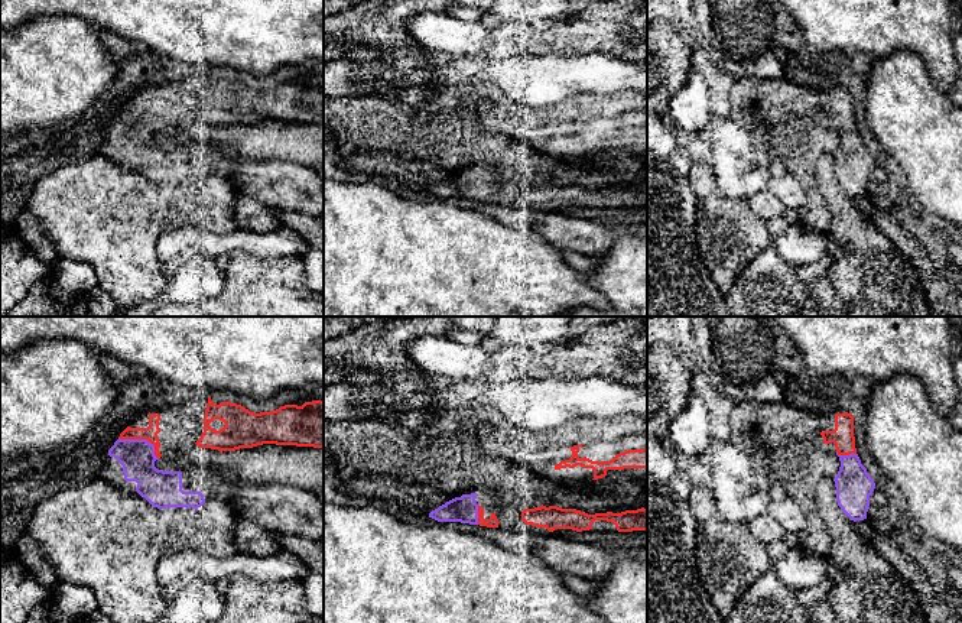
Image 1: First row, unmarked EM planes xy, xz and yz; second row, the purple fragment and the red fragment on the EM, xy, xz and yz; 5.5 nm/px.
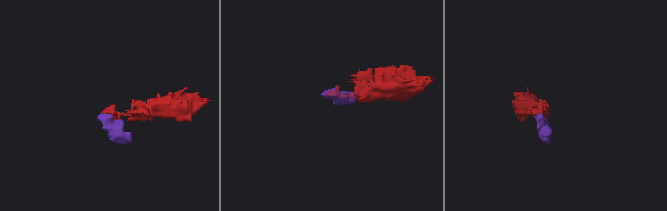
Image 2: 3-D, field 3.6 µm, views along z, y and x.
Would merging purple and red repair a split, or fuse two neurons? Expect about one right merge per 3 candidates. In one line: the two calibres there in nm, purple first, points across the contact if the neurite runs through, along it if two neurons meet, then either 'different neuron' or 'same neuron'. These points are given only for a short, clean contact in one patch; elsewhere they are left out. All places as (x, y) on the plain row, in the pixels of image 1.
calibres 190 and 80 nm; way xy (137, 133), (137, 125), (143, 116), (150, 109); same neuron

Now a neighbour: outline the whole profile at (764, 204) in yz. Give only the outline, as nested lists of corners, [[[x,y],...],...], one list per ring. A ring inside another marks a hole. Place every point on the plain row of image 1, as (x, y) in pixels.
[[[768,188],[758,191],[753,198],[748,199],[748,202],[754,214],[764,223],[786,214],[786,207],[774,197]]]

